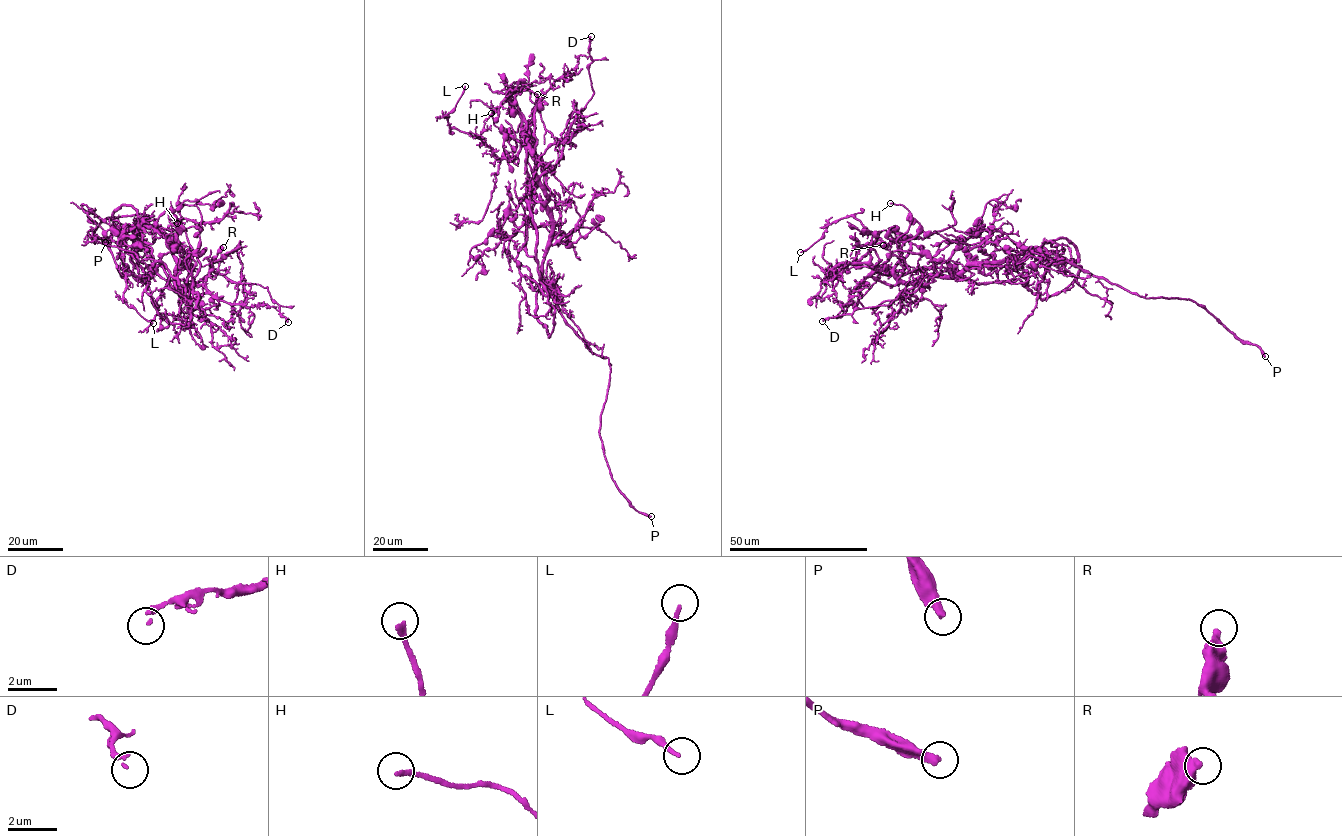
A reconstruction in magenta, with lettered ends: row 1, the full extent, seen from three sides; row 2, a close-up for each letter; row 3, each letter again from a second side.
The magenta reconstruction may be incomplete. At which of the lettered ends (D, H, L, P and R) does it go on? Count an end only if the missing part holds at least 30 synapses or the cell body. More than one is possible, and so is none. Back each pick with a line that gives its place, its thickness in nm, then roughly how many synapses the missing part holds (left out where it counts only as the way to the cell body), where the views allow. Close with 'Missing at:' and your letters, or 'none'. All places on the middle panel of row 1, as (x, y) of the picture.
P: at (651, 516); 380 nm thick
Missing at: P

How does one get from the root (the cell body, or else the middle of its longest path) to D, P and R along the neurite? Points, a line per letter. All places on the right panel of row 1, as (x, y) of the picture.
D: (1016, 255), (971, 264), (952, 276), (931, 277), (930, 287), (903, 290), (887, 305), (822, 321)
P: (1016, 255), (1044, 248), (1138, 295), (1192, 300), (1240, 339), (1255, 344), (1265, 356)
R: (1016, 255), (999, 261), (971, 264), (952, 276), (931, 277), (930, 287), (917, 282), (905, 261), (883, 245)

